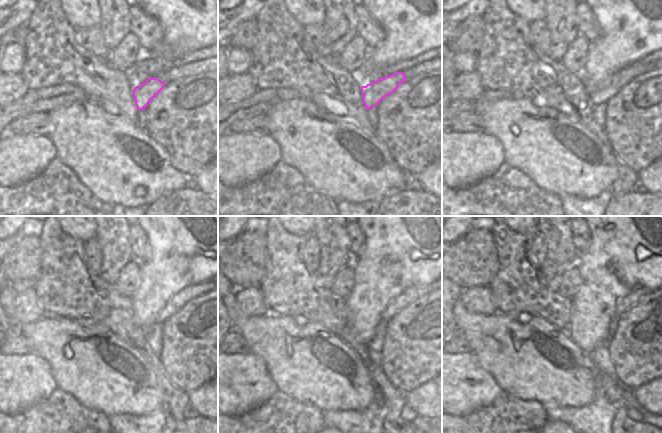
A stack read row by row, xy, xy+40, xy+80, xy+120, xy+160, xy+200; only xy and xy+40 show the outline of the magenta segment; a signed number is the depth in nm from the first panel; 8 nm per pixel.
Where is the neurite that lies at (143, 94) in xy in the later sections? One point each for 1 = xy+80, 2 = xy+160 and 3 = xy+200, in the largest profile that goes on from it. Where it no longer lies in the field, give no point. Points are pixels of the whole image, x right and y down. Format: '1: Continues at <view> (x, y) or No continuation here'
1: Continues at xy+80 (621, 78)
2: Continues at xy+160 (411, 294)
3: Continues at xy+200 (633, 297)

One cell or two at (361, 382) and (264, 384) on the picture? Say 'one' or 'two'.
two

